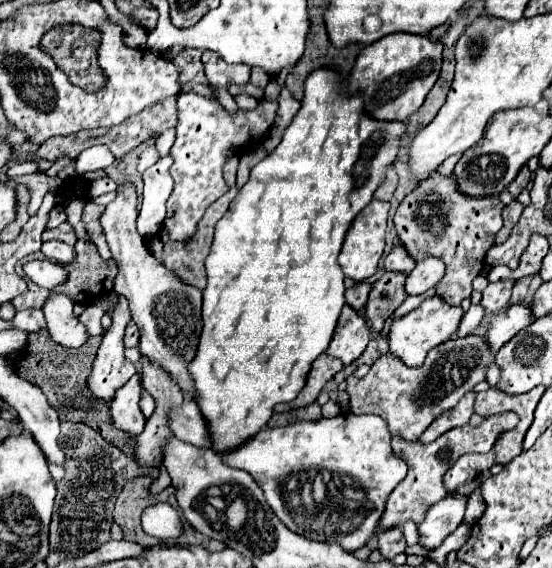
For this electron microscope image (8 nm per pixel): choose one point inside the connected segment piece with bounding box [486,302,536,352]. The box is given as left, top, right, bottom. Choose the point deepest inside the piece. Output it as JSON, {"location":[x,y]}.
{"location":[504,325]}

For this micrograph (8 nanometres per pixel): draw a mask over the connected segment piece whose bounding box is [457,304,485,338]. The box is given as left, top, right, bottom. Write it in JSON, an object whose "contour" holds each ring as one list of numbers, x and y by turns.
{"contour":[[471,305,469,310,464,314,460,326,458,328,458,336,466,337,470,335,481,323,485,315,484,308,478,305]]}

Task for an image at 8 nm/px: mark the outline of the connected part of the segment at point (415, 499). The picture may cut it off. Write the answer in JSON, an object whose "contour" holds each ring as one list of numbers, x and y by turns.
{"contour":[[510,410,510,412,502,412,502,414,486,418,478,428,474,428,470,424,452,428,430,444,422,444,418,440,408,442,400,436,392,436,392,450,396,450,396,454,400,454,408,462,408,476,388,496,384,518,380,520,380,528,402,526,406,520,422,522,426,516,426,510,430,506,434,506,438,500,442,500,446,494,444,484,442,484,444,470,448,470,448,466,452,462,456,462,456,458,460,458,466,452,490,452,494,448,496,440,500,438,500,434,516,428,518,422,520,422,520,416]]}

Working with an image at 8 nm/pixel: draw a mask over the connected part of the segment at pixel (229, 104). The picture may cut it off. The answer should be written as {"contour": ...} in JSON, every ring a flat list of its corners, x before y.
{"contour":[[214,88,214,90,218,90,218,102,228,110,228,112,238,112,238,108,234,108,234,98,228,94,228,90,226,88]]}

